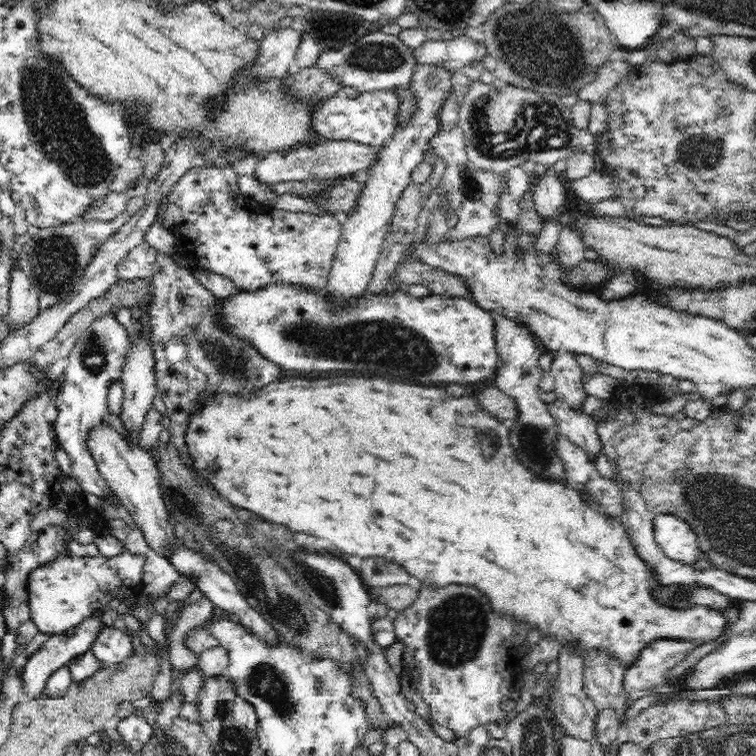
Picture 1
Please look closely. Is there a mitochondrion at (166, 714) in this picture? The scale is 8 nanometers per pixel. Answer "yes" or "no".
no

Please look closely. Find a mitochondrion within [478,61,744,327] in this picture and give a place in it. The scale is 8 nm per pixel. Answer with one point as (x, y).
(705, 153)

